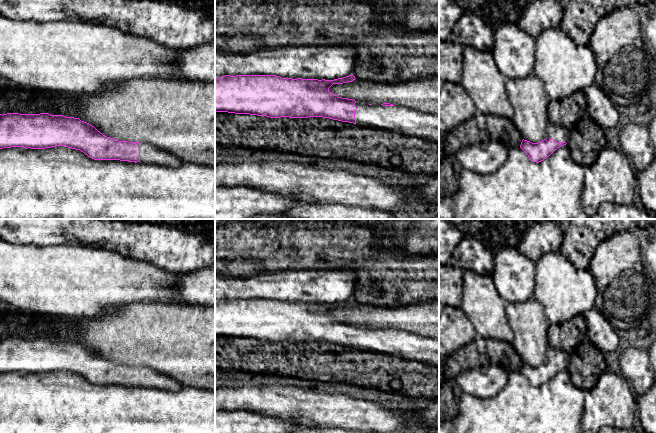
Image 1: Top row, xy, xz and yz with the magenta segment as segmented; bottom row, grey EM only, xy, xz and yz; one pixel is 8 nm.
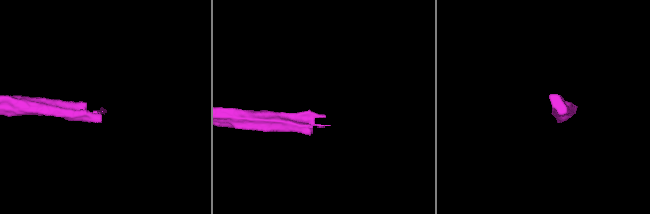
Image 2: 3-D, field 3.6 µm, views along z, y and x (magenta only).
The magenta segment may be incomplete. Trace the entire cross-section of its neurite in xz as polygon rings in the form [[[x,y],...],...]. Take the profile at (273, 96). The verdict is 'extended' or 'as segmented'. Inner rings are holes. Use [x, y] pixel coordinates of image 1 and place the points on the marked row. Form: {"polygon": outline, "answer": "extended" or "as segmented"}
{"polygon": [[[353,74],[334,80],[225,75],[215,79],[215,112],[270,118],[323,117],[439,143],[437,114],[390,103],[360,103],[329,91],[333,84],[355,79]]], "answer": "extended"}

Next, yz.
{"polygon": [[[549,122],[547,124],[546,139],[538,143],[523,139],[520,148],[528,155],[531,161],[539,163],[549,157],[555,150],[566,145],[568,138],[569,130]]], "answer": "extended"}

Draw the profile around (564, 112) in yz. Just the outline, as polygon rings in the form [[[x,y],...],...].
[[[583,91],[575,92],[562,100],[552,100],[548,105],[549,122],[567,130],[570,130],[585,114],[587,114],[587,104]]]

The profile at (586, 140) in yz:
[[[585,114],[569,130],[567,146],[573,159],[583,166],[591,165],[607,147],[606,130]]]

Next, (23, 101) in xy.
[[[18,86],[14,90],[0,88],[0,114],[7,113],[60,115],[55,110],[48,109],[48,104],[39,91]]]

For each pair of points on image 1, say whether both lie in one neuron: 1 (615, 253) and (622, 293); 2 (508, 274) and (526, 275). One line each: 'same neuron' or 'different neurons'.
1: same neuron
2: same neuron

